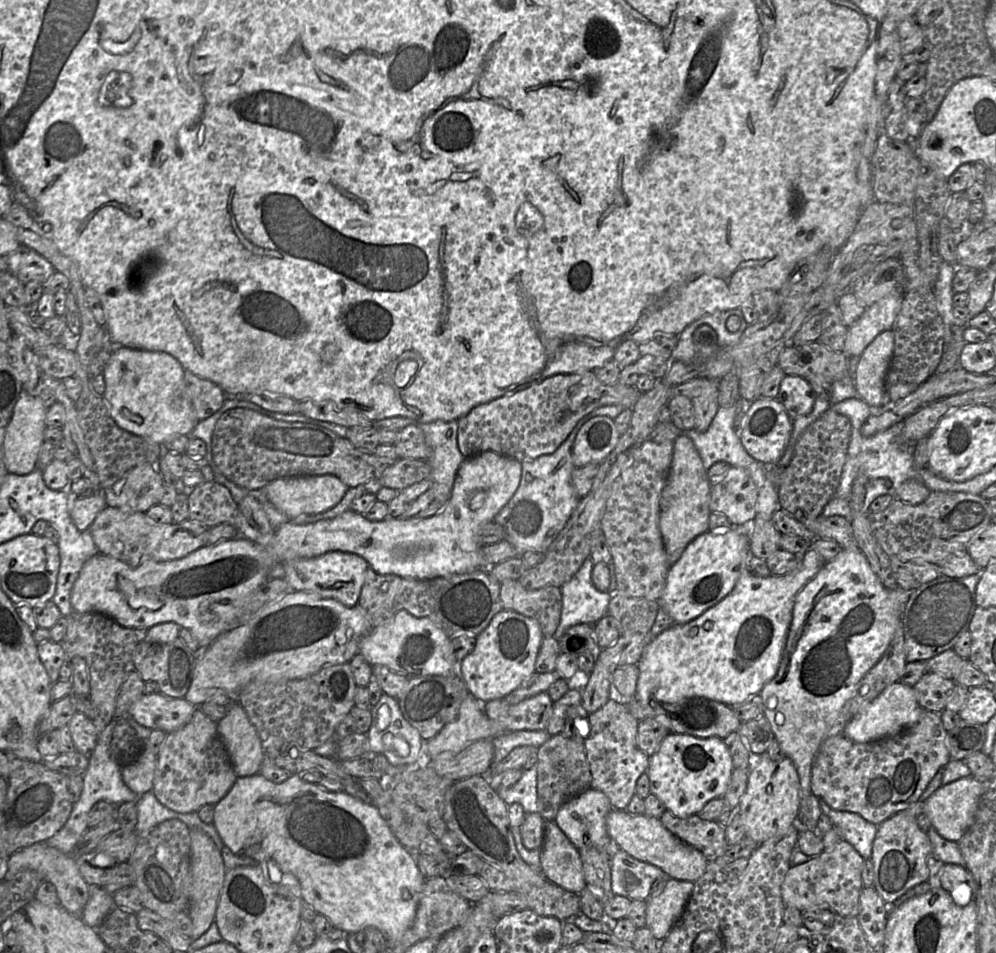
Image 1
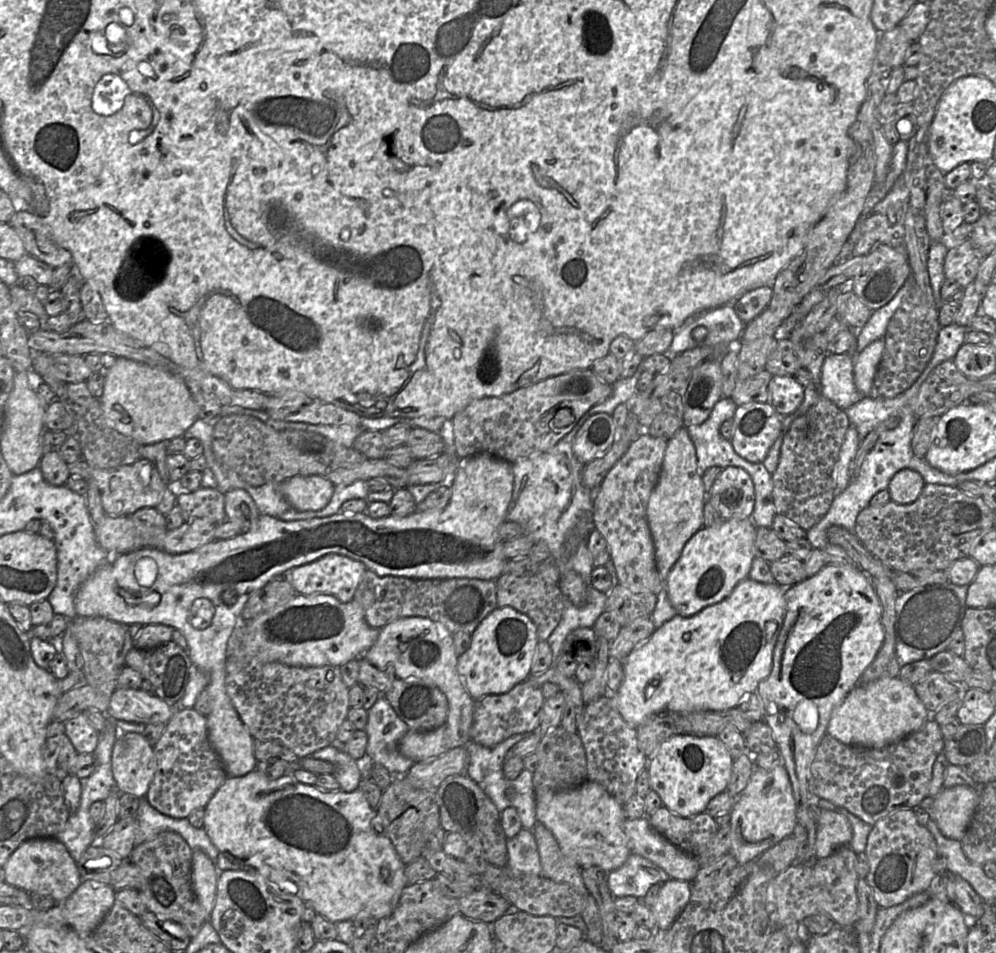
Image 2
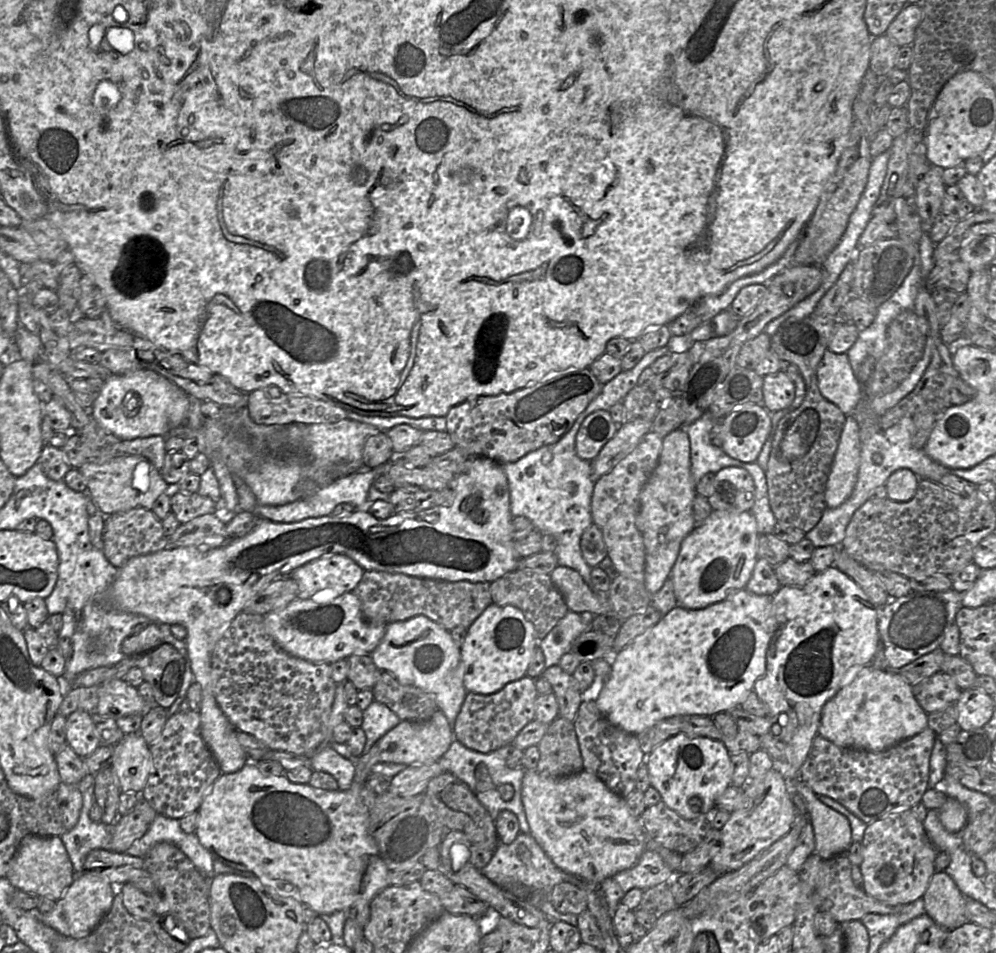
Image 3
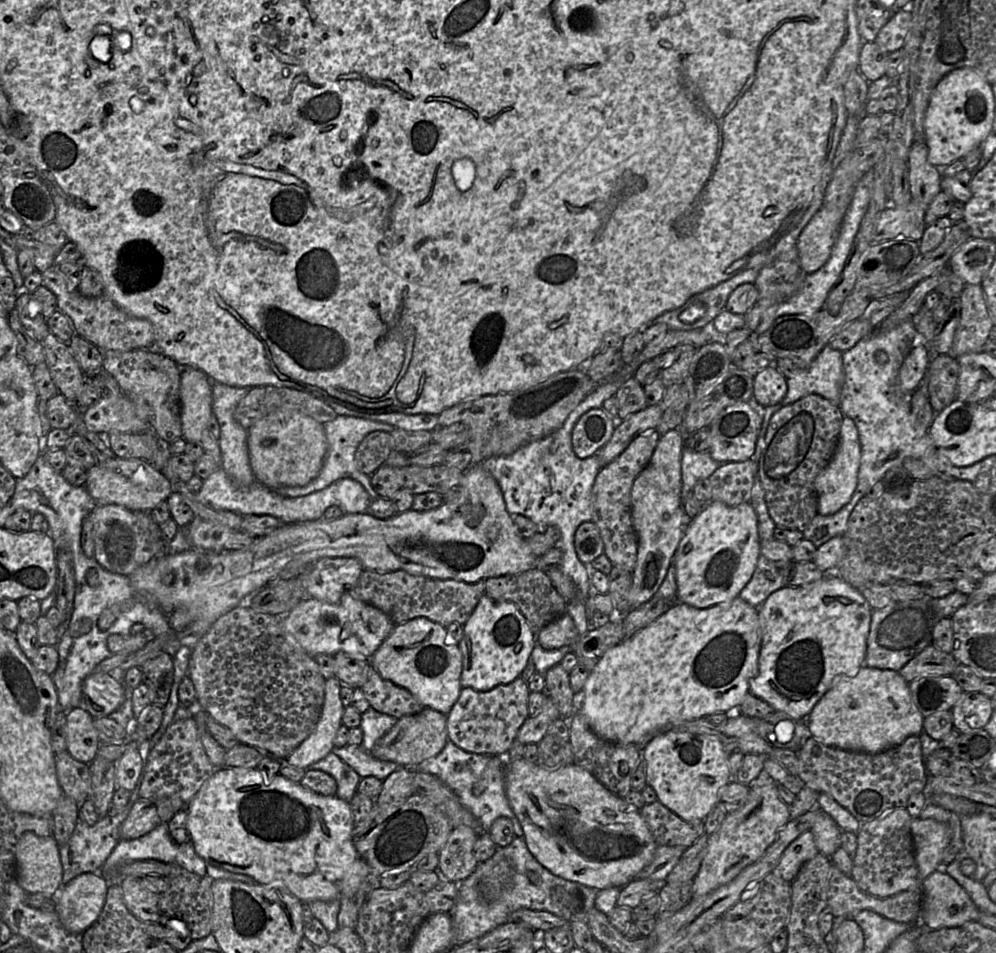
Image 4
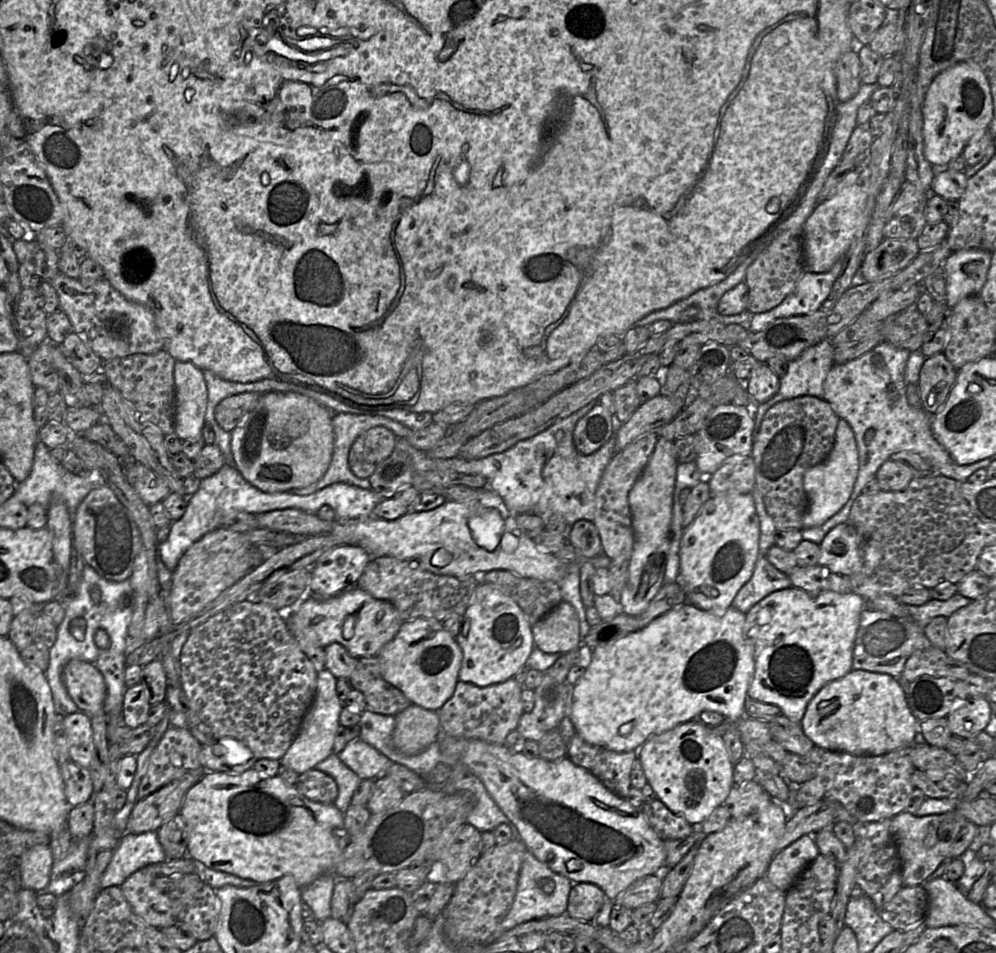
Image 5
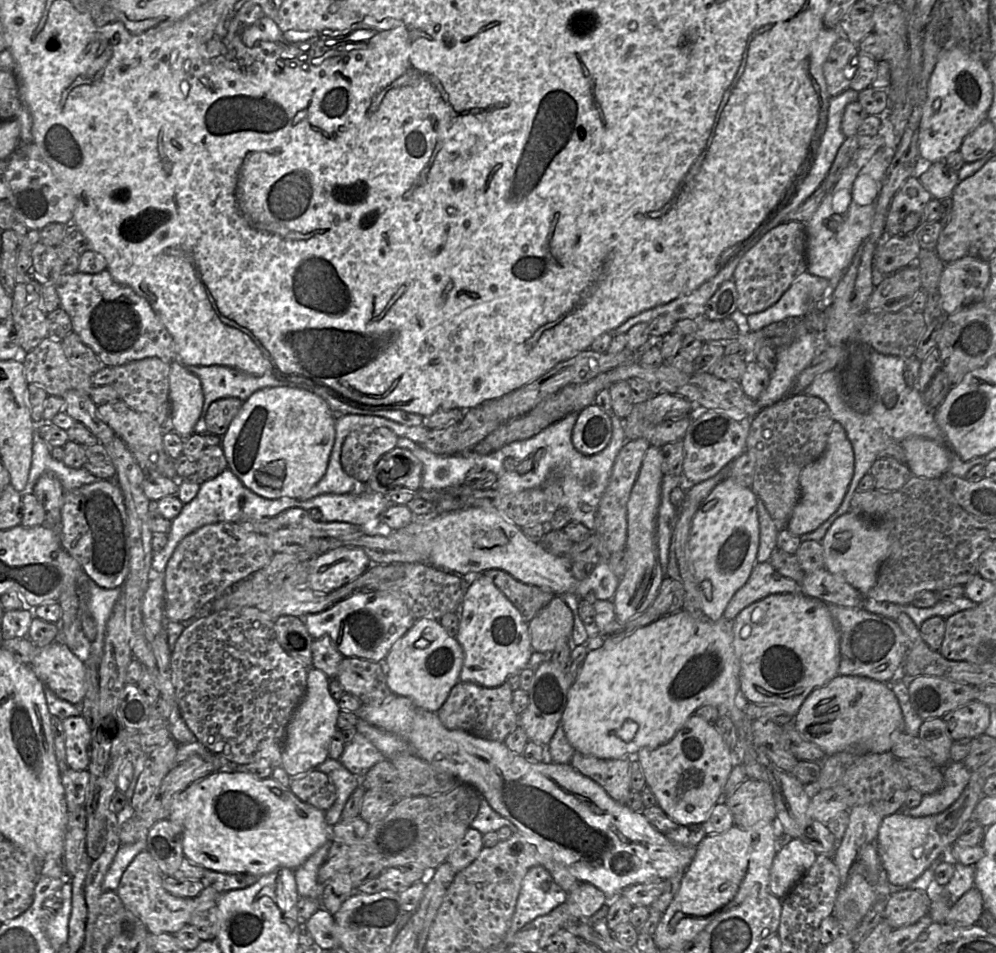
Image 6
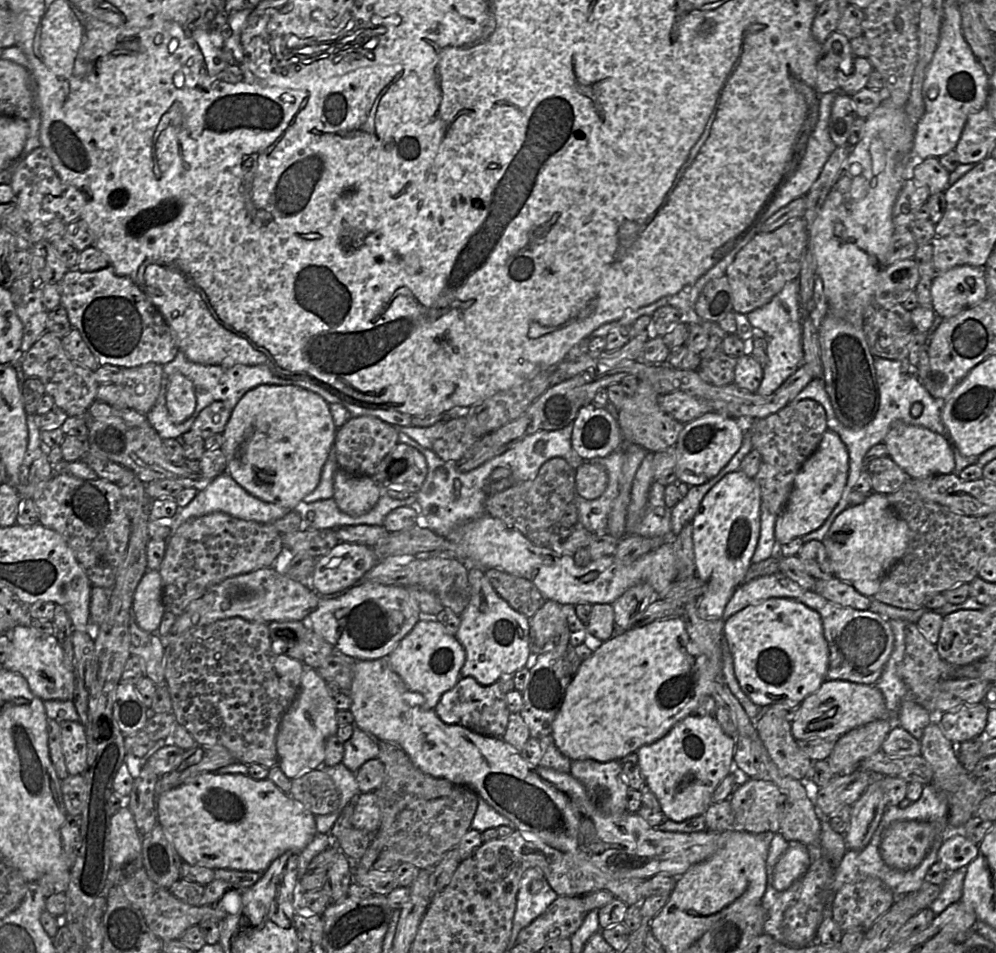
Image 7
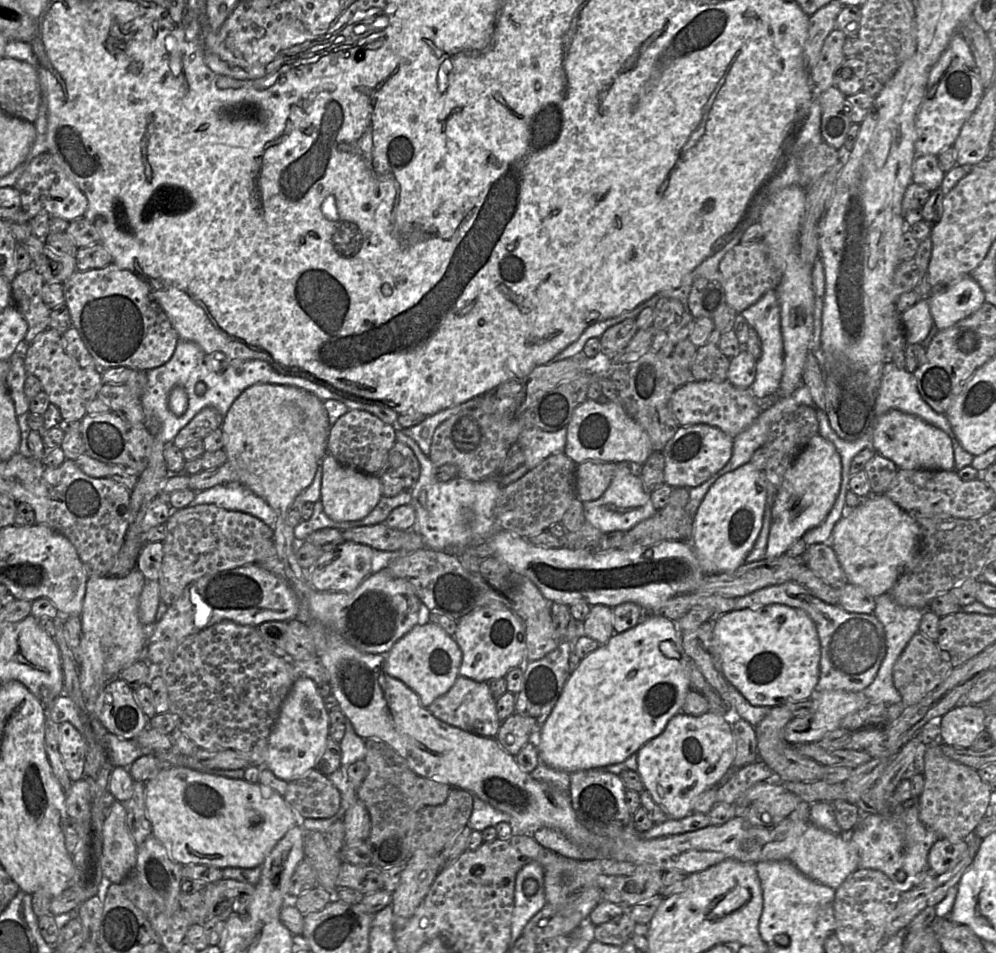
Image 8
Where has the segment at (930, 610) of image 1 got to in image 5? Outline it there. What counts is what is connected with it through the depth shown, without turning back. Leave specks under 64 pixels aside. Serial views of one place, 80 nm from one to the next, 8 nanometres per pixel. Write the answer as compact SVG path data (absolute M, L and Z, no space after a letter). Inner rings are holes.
M866 607L860 616L853 648L852 670L866 670L901 676L905 663L923 642L923 628L910 617L899 618L887 612Z

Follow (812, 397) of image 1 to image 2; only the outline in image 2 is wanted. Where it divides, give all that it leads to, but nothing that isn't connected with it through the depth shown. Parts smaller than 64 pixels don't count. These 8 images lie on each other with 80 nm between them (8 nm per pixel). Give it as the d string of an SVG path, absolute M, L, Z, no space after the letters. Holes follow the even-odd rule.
M773 376L768 392L769 403L782 416L794 413L804 399L804 387L793 376Z

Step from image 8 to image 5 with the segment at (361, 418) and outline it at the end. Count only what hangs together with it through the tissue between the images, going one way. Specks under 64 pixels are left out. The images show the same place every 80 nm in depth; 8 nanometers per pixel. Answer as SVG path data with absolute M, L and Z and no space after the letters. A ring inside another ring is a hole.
M373 427L360 434L351 445L348 465L358 478L369 478L377 465L391 455L397 437L385 427Z

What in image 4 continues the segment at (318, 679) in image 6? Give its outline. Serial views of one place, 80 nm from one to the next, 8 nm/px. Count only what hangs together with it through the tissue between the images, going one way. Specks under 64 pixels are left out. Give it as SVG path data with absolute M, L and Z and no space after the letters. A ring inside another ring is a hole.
M335 676L325 680L324 702L320 717L312 733L285 759L289 766L307 769L321 760L334 748L334 738L342 723L344 706L340 698L341 682Z

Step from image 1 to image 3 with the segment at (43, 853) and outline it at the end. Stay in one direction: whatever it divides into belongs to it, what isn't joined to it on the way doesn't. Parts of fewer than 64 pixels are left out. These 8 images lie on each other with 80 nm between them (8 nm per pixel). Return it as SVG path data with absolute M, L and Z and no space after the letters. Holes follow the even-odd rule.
M25 836L18 845L6 878L25 893L57 901L76 878L66 848L59 836Z

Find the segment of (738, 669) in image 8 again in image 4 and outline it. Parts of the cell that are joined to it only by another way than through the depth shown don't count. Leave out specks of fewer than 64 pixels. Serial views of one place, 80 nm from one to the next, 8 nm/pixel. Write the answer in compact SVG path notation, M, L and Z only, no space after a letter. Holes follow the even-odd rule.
M836 572L807 585L784 586L758 608L761 645L758 671L749 682L749 693L766 701L775 711L791 717L795 723L795 735L799 738L799 749L811 737L808 718L814 706L838 679L853 676L864 665L872 612L860 591Z

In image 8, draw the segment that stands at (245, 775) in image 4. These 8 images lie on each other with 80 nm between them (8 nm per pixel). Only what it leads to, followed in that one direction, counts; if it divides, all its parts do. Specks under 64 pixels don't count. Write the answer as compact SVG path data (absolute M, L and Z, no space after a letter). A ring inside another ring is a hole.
M172 767L160 771L145 786L152 834L165 846L171 859L181 865L260 867L286 832L300 825L284 797L260 783Z

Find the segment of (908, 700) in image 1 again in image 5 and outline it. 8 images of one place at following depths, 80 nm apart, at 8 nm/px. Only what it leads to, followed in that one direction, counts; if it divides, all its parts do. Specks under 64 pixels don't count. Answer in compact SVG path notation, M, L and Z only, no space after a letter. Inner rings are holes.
M852 670L822 687L808 703L800 725L815 746L852 755L882 755L910 746L920 732L920 722L913 715L898 679L866 670Z

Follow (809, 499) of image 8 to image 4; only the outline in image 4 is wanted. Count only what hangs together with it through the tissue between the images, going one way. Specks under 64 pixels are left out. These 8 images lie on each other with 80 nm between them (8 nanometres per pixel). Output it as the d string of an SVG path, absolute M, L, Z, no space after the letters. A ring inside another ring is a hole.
M844 416L833 458L814 480L818 499L818 515L835 514L850 501L858 484L860 462L861 445L858 429L853 419Z

